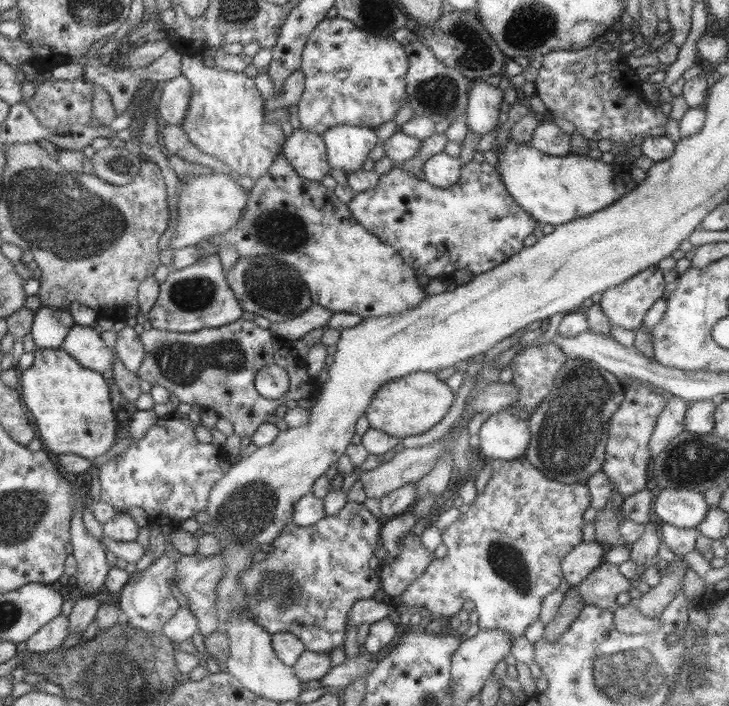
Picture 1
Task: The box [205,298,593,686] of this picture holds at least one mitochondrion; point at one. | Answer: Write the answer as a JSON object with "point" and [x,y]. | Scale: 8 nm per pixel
{"point":[278,591]}

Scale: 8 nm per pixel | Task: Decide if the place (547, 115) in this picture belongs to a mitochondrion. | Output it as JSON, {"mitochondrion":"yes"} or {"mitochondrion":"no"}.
{"mitochondrion":"no"}

